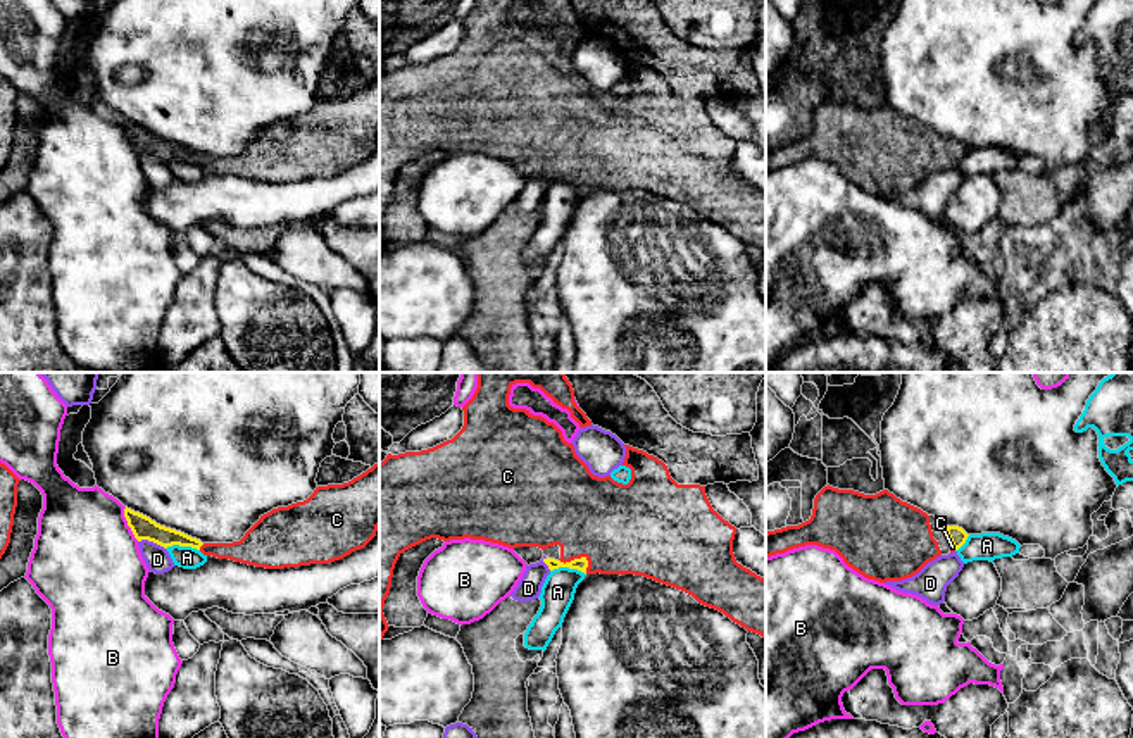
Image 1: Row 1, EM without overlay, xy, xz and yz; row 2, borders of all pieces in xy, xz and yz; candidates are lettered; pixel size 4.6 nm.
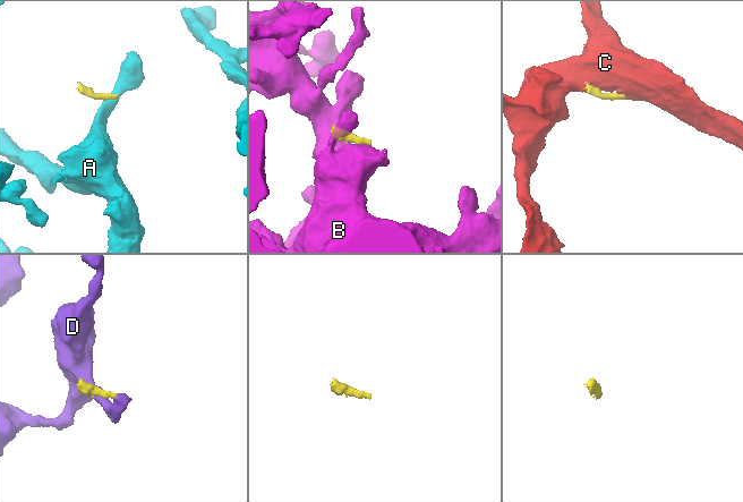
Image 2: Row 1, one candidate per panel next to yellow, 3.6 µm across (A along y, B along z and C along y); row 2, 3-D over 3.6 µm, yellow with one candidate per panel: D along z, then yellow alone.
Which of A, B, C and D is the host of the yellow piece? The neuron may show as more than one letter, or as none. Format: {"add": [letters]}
{"add": ["C"]}

